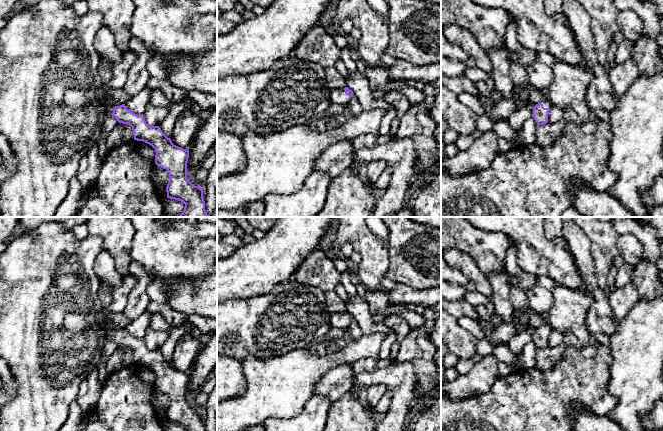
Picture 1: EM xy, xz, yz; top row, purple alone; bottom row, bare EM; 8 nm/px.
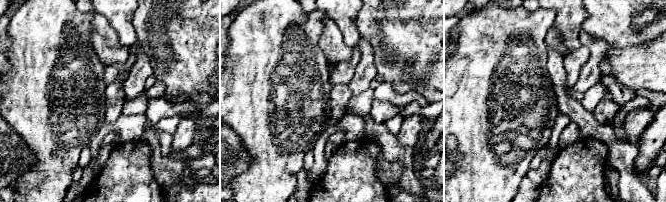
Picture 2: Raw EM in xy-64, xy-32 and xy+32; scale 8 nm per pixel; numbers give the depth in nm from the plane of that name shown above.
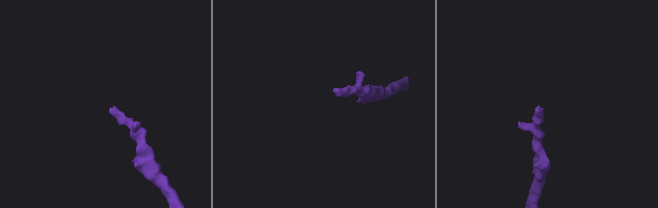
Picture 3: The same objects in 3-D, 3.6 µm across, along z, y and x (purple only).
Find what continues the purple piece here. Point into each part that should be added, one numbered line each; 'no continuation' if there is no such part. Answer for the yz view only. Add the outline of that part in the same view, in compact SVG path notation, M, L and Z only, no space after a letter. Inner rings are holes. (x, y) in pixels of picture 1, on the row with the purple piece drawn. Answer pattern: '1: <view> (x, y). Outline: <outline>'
1: yz (546, 102). Outline: M546 88L542 94L543 94L542 100L543 107L550 109L552 107L552 103L549 98L548 88Z

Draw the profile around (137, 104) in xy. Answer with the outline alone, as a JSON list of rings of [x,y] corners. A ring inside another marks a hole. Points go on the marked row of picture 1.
[[[146,87],[135,96],[131,97],[130,100],[125,103],[125,106],[131,112],[137,115],[143,115],[146,106],[149,104],[150,95],[151,89]]]

